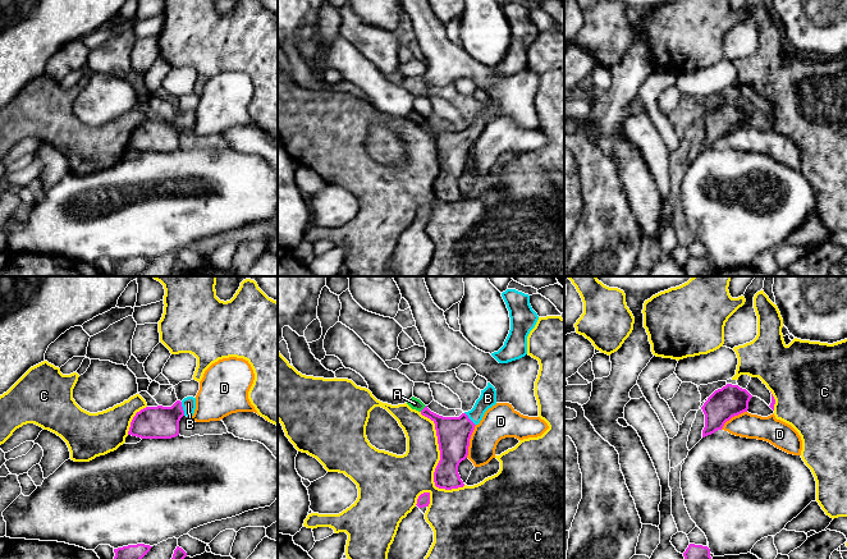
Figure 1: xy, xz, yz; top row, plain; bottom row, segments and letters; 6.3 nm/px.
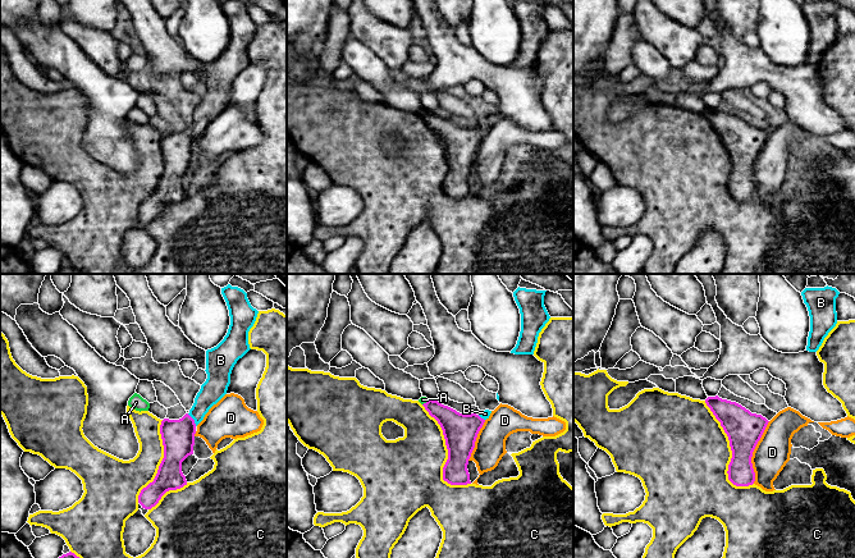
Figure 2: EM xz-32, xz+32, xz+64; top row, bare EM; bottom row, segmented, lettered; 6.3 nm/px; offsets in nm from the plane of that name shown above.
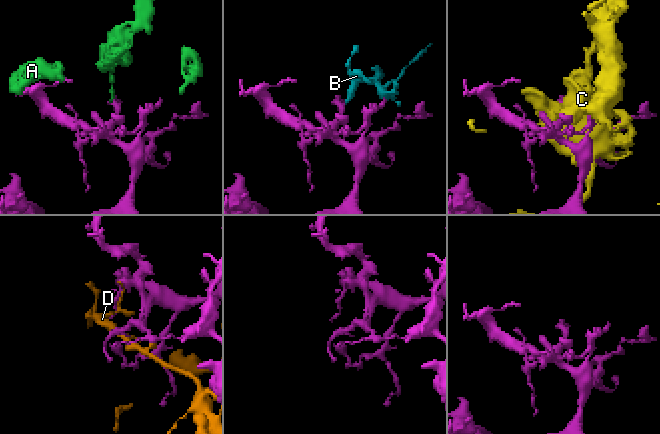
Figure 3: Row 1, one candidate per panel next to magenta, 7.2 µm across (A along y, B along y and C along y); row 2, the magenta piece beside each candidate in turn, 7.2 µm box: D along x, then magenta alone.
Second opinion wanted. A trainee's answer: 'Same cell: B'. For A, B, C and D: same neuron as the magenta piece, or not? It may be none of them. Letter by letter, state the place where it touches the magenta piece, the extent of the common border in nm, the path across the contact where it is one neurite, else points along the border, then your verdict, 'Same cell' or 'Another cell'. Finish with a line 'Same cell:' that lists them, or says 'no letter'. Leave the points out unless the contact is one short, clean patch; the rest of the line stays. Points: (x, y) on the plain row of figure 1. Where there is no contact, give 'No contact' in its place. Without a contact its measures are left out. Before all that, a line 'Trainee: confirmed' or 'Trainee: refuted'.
Trainee: confirmed
A: Touches magenta at xz (424, 122). Shared border 60 nm. Another cell
B: Touches magenta at xy (182, 122). Shared border 90 nm. Path across: xy (151, 136), (163, 136), (182, 122), (188, 117). Same cell
C: Touches magenta at xz (439, 174). Shared border 550 nm. Another cell
D: Touches magenta at xz (468, 155). Shared border 220 nm. Another cell
Same cell: B

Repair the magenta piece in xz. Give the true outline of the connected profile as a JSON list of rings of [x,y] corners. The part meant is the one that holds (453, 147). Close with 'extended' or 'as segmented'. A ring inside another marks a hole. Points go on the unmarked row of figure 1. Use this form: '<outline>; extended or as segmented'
[[[487,96],[481,104],[473,122],[459,130],[443,130],[431,125],[427,119],[421,128],[435,137],[440,174],[434,185],[434,196],[439,202],[452,203],[463,201],[458,179],[468,169],[470,152],[475,139],[480,137],[485,125],[496,118],[496,104]]]; extended

